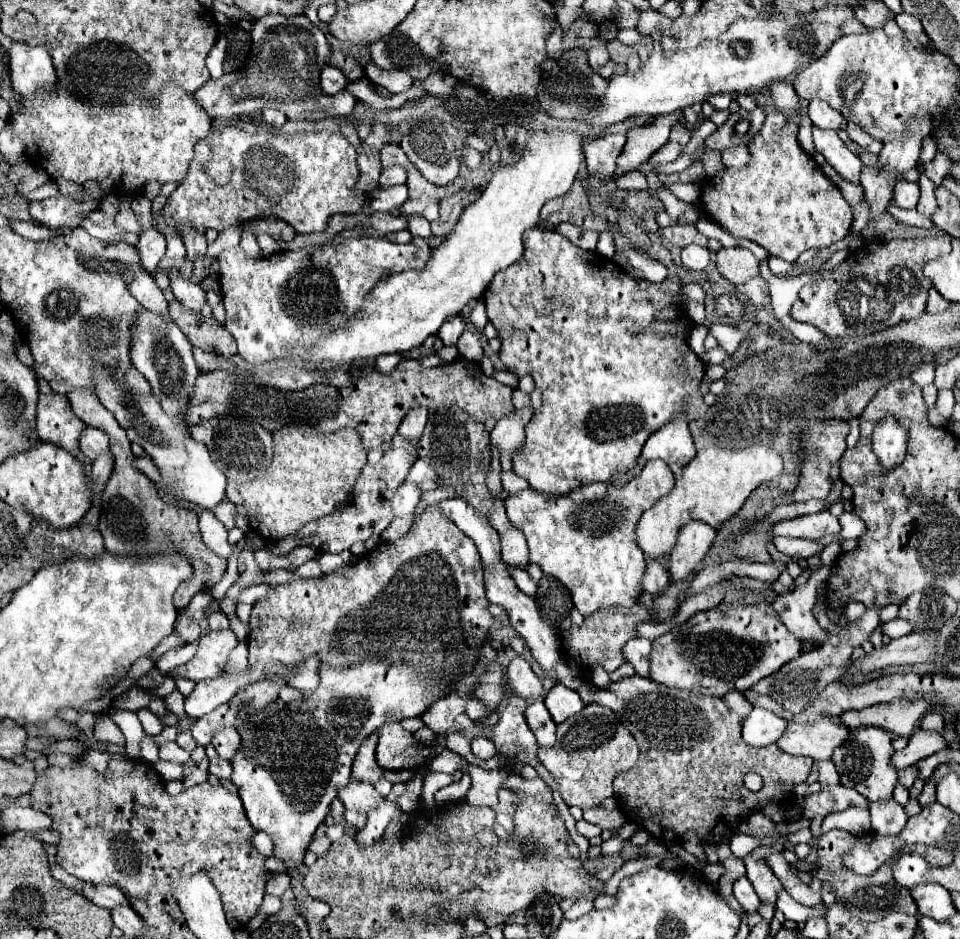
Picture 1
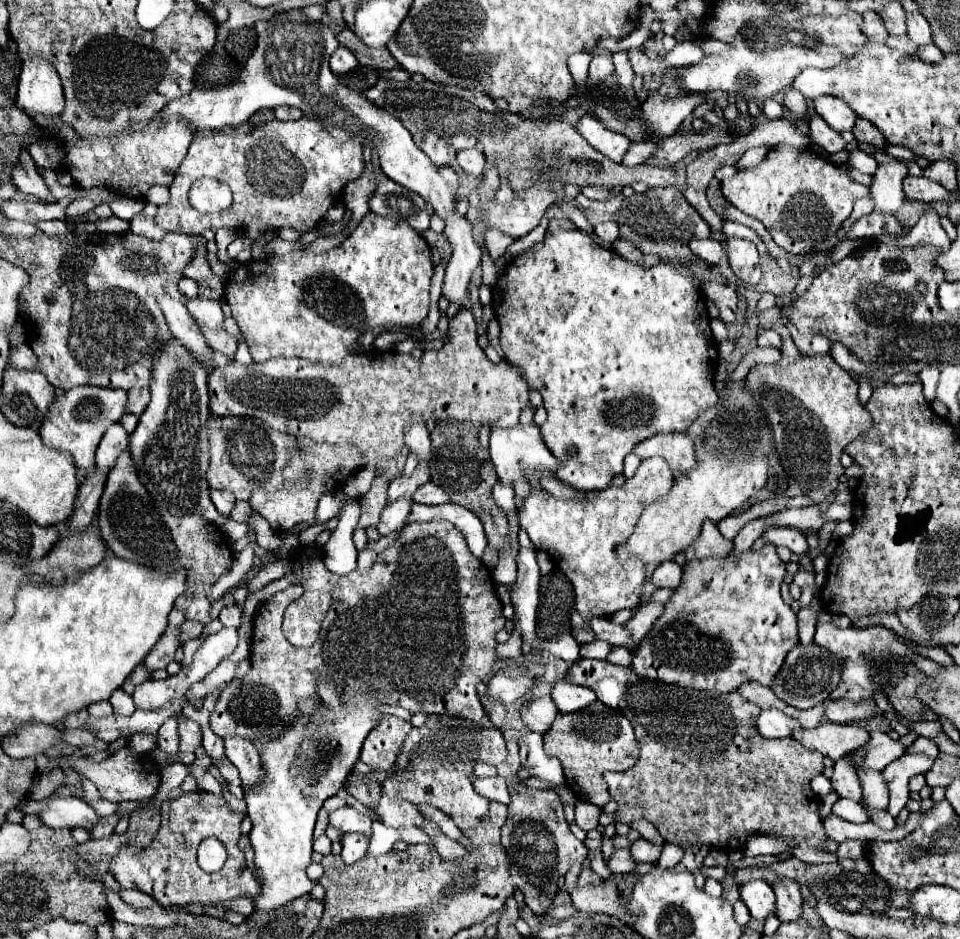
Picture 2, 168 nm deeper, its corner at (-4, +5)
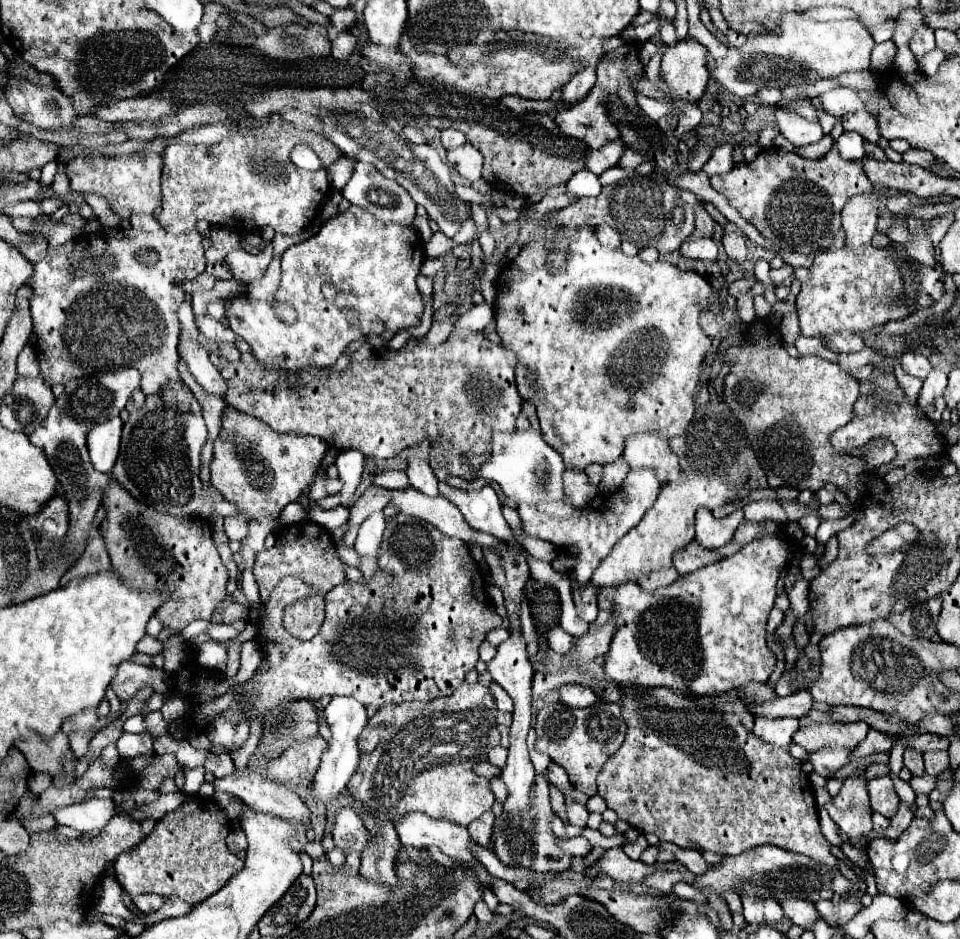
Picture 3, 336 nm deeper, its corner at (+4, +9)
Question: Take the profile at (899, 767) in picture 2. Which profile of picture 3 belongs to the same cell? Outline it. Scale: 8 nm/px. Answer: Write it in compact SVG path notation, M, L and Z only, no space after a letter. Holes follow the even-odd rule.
M890 776L868 780L868 794L870 794L870 804L874 812L880 812L886 818L892 818L896 814L900 800Z

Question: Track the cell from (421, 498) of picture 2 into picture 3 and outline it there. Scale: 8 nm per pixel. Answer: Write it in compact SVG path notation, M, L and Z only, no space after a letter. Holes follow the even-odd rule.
M388 468L388 470L380 472L380 474L374 474L372 480L374 480L376 486L390 488L390 490L398 490L398 488L406 488L406 486L410 486L406 474L404 474L402 470L396 470L396 468Z

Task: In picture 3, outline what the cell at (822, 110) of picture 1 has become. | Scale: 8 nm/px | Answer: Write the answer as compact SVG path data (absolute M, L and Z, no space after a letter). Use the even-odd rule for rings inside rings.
M834 88L824 92L822 96L822 108L832 114L832 116L844 116L848 112L858 112L858 110L866 110L860 92L852 90L852 88Z

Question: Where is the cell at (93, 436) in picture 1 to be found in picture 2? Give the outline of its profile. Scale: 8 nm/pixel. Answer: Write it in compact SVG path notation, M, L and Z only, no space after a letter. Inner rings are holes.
M114 424L106 430L106 434L102 436L100 444L98 444L98 450L96 450L96 464L102 466L102 468L112 468L118 454L128 447L129 434L126 434L126 430L120 426L120 424Z

